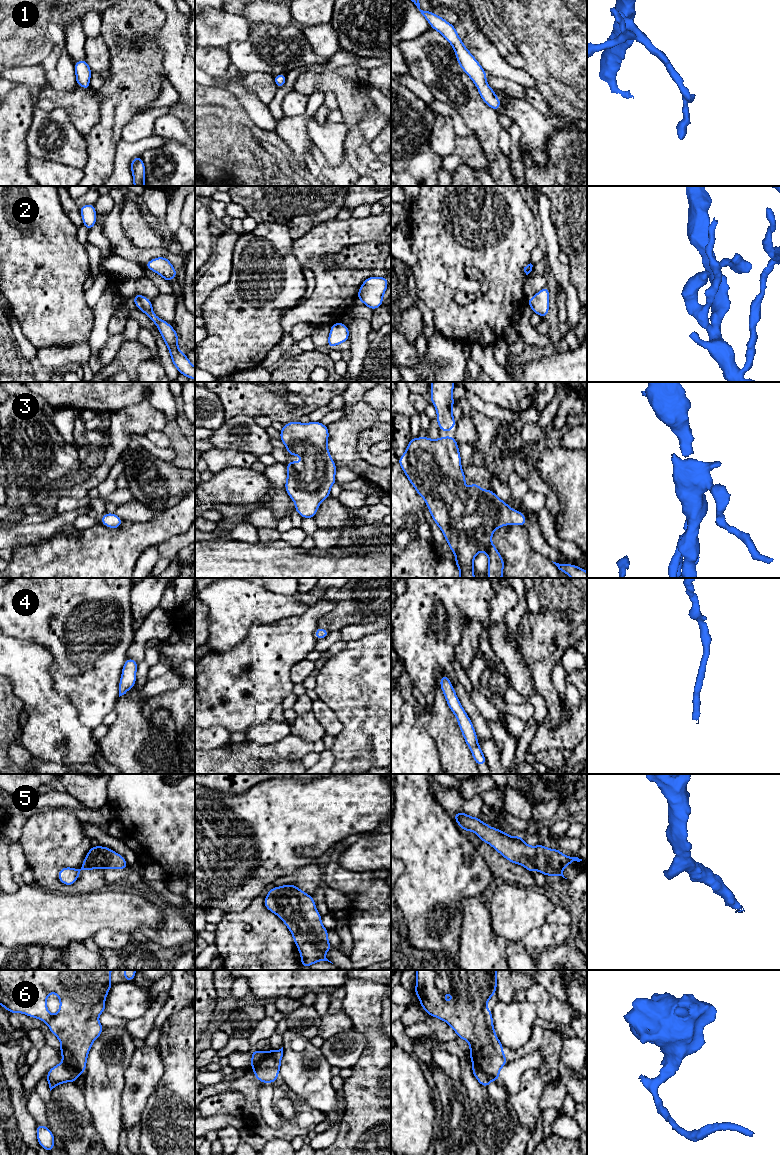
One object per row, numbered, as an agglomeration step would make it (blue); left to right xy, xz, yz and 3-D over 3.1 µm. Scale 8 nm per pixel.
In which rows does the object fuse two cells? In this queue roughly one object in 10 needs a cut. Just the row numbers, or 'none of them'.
6

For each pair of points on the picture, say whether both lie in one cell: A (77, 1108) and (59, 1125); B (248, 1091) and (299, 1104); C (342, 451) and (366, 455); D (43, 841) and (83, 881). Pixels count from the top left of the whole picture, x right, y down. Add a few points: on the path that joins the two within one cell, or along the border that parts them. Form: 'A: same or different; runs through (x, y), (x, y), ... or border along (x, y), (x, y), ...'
A: same; runs through (73, 1112), (63, 1122)
B: same; runs through (261, 1078), (275, 1078), (288, 1091)
C: different; border along (361, 431), (357, 439), (357, 453), (377, 468)
D: same; runs through (46, 858), (46, 873), (61, 888), (66, 888)

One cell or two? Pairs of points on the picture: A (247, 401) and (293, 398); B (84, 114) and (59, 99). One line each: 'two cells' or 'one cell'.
A: one cell
B: one cell

